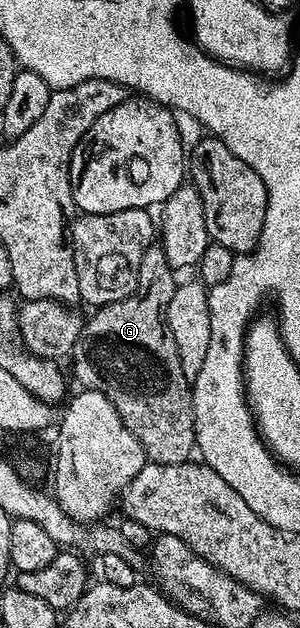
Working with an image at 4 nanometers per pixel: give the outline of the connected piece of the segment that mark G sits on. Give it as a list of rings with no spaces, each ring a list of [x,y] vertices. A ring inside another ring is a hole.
[[[150,246],[140,257],[136,289],[120,301],[97,308],[94,316],[83,322],[72,352],[77,386],[104,393],[140,441],[147,460],[160,465],[185,463],[196,451],[192,383],[180,369],[176,341],[166,328],[168,301],[172,301],[176,286],[174,275],[175,268],[168,265],[162,246]]]

